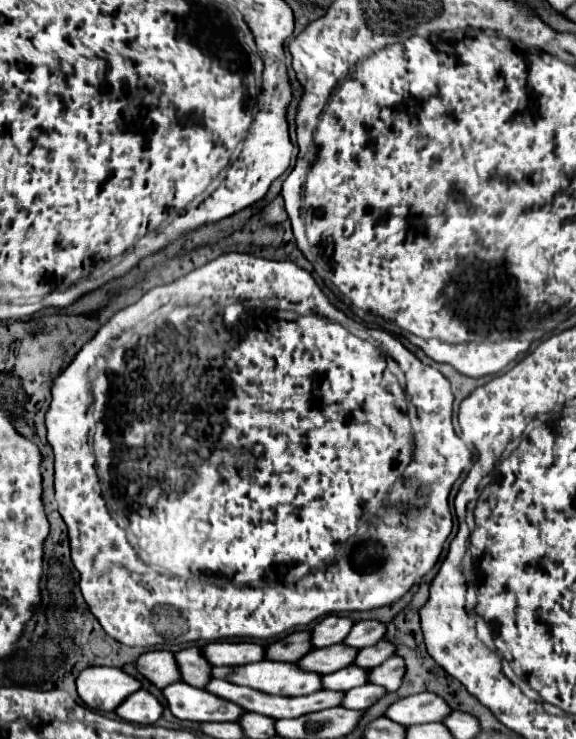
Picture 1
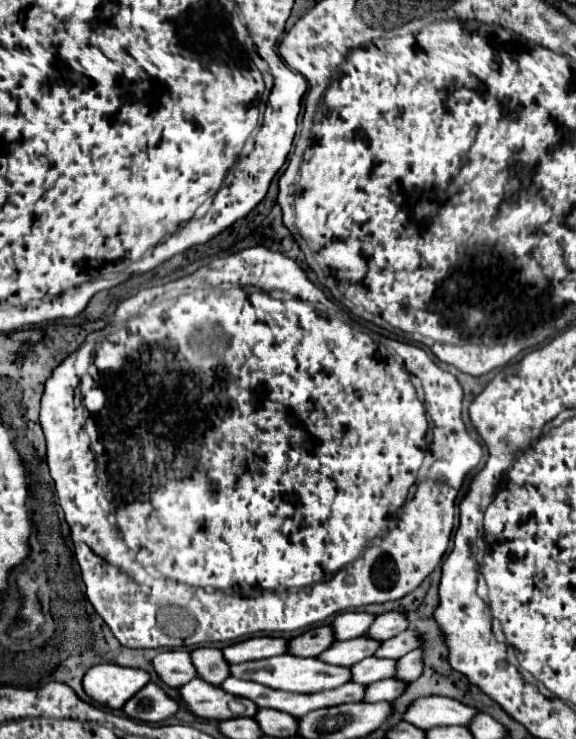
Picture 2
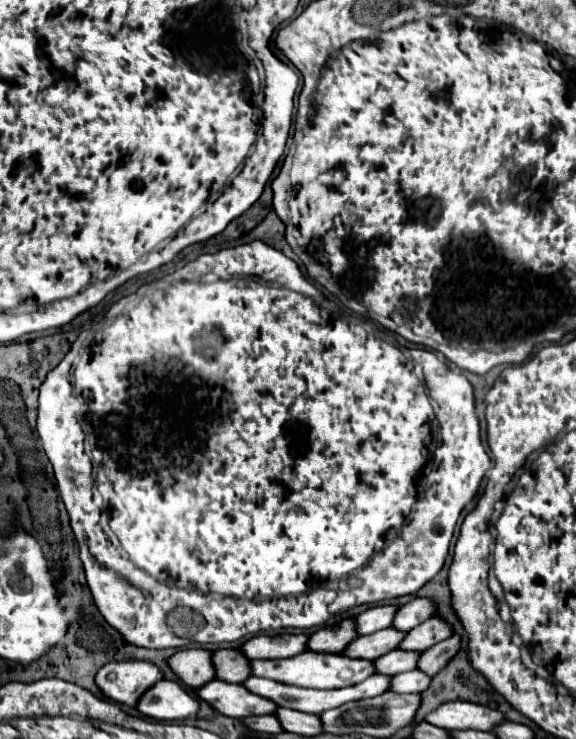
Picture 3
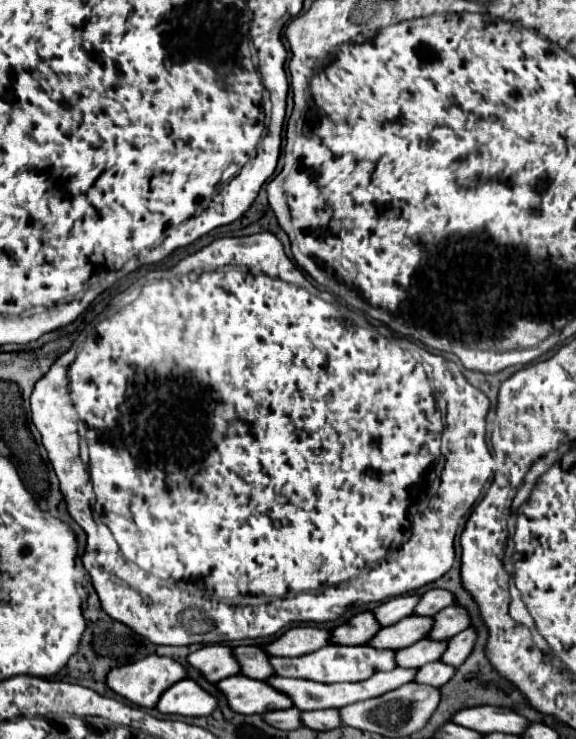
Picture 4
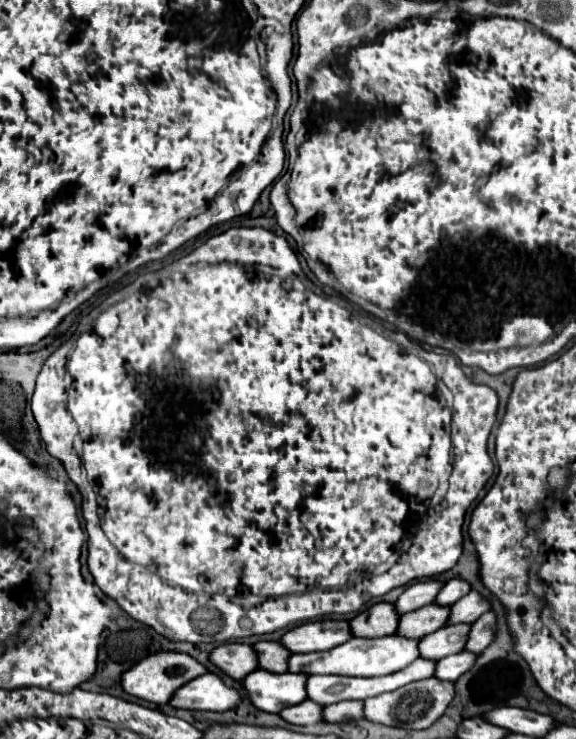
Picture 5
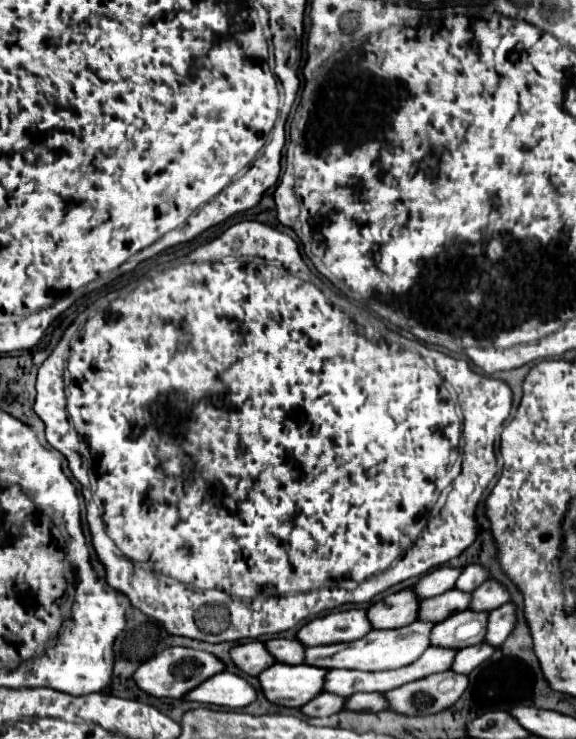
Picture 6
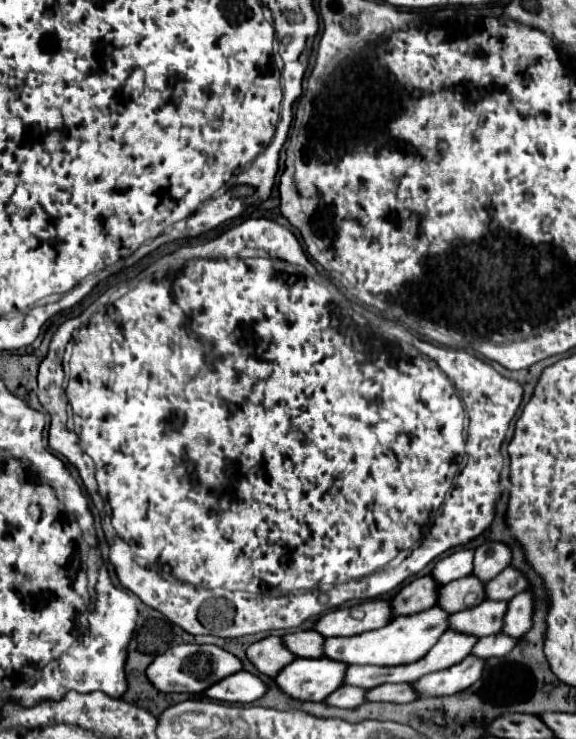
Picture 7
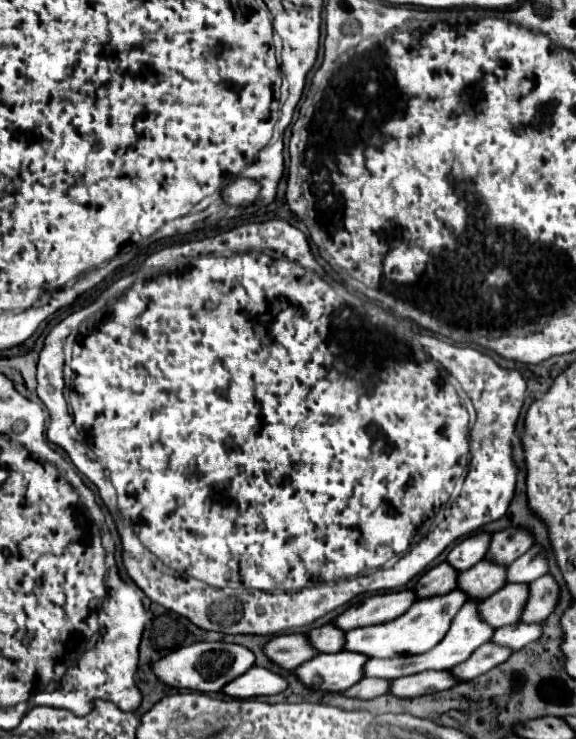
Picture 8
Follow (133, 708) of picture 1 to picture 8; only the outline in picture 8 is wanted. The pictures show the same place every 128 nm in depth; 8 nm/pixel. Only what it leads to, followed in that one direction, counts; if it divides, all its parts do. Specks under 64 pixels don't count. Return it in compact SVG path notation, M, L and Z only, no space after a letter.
M252 666L246 674L224 686L224 692L234 698L254 698L280 694L288 688L288 682L278 674L262 666Z

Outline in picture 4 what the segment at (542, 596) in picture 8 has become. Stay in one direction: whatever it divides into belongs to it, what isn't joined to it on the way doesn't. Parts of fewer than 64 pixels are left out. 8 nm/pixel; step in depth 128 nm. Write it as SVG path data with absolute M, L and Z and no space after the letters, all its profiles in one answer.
M468 626L464 632L456 634L452 640L448 640L448 650L444 652L442 656L442 662L446 664L452 664L452 666L460 666L464 664L464 660L468 658L468 652L472 652L474 644L476 644L476 628L474 626Z

